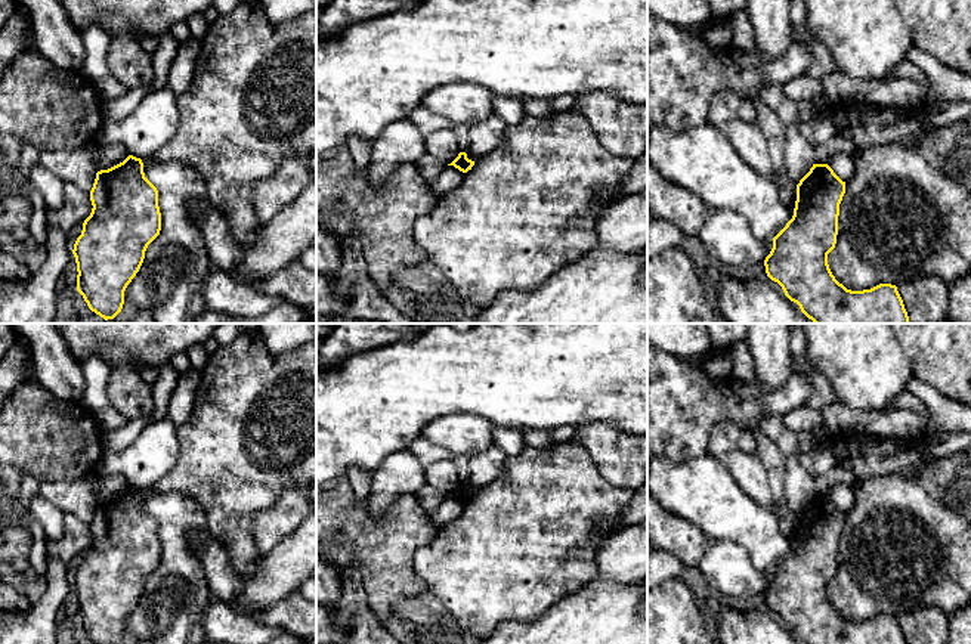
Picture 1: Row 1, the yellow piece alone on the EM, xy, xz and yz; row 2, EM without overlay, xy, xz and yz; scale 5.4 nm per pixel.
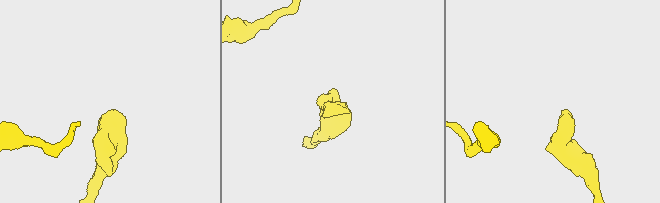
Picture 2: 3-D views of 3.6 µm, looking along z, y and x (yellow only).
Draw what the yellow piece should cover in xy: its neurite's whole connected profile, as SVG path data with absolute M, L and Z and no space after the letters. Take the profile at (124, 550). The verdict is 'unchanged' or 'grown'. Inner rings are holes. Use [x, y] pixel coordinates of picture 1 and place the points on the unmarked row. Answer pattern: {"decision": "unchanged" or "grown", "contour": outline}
{"decision": "unchanged", "contour": "M129 486L123 493L96 504L90 521L92 544L74 575L77 622L95 644L120 644L124 622L139 603L148 576L160 566L158 521L145 508L140 489Z"}

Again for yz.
{"decision": "unchanged", "contour": "M813 495L797 515L792 549L773 569L773 579L764 591L767 607L782 617L785 626L797 634L803 644L907 644L896 616L879 614L871 620L851 622L832 606L828 585L837 575L844 524L845 513L828 495Z"}

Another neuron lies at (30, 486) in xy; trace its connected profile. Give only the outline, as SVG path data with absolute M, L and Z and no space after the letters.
M27 474L21 480L19 489L19 505L24 510L24 523L31 532L31 549L30 549L30 566L31 572L35 576L46 576L47 572L47 557L46 557L46 547L49 544L40 523L30 514L28 508L35 495L40 493L41 482L37 480L34 476Z

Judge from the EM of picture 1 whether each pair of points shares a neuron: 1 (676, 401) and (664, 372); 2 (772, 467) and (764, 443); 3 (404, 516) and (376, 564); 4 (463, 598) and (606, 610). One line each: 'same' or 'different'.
1: same
2: same
3: same
4: different

